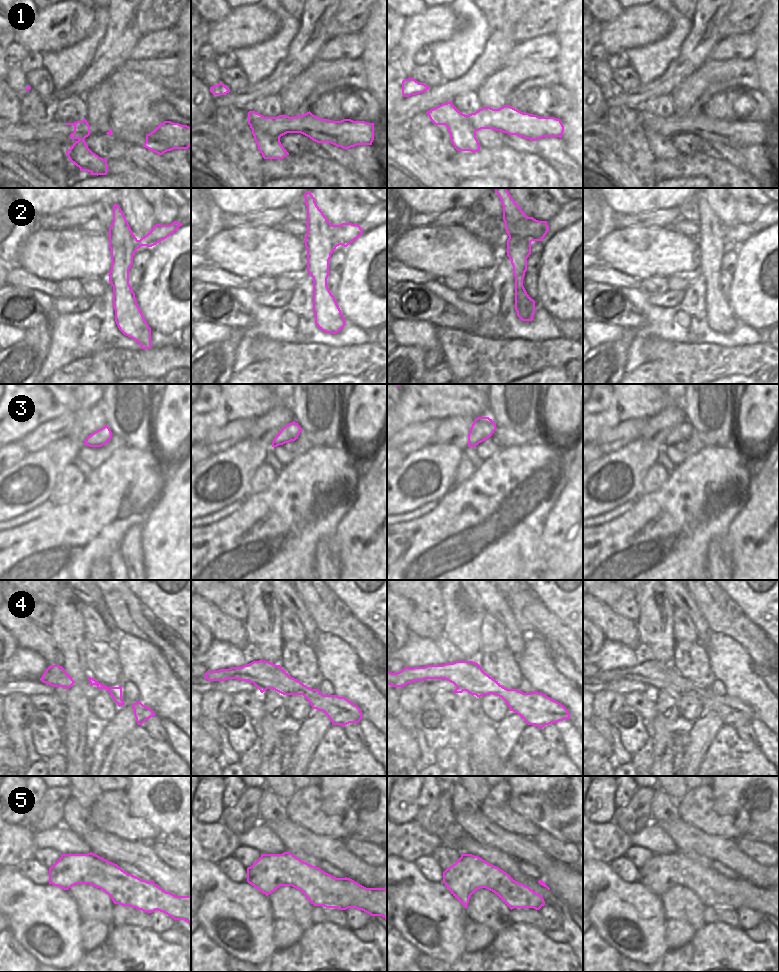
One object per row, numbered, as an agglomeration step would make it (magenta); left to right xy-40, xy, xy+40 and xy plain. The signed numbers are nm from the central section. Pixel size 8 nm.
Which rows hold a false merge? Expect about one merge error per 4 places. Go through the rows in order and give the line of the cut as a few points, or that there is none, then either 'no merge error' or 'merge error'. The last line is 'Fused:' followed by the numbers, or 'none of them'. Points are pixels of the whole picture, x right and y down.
1: cut in xy along (252, 128), (259, 127), (273, 136), (279, 137); merge error
2: cut in xy along (351, 223), (347, 224), (339, 234), (337, 245); merge error
3: no cut; no merge error
4: no cut; no merge error
5: no cut; no merge error
Fused: 1, 2

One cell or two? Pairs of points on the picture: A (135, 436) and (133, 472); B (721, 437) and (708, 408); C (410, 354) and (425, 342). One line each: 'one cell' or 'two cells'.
A: two cells
B: one cell
C: two cells

